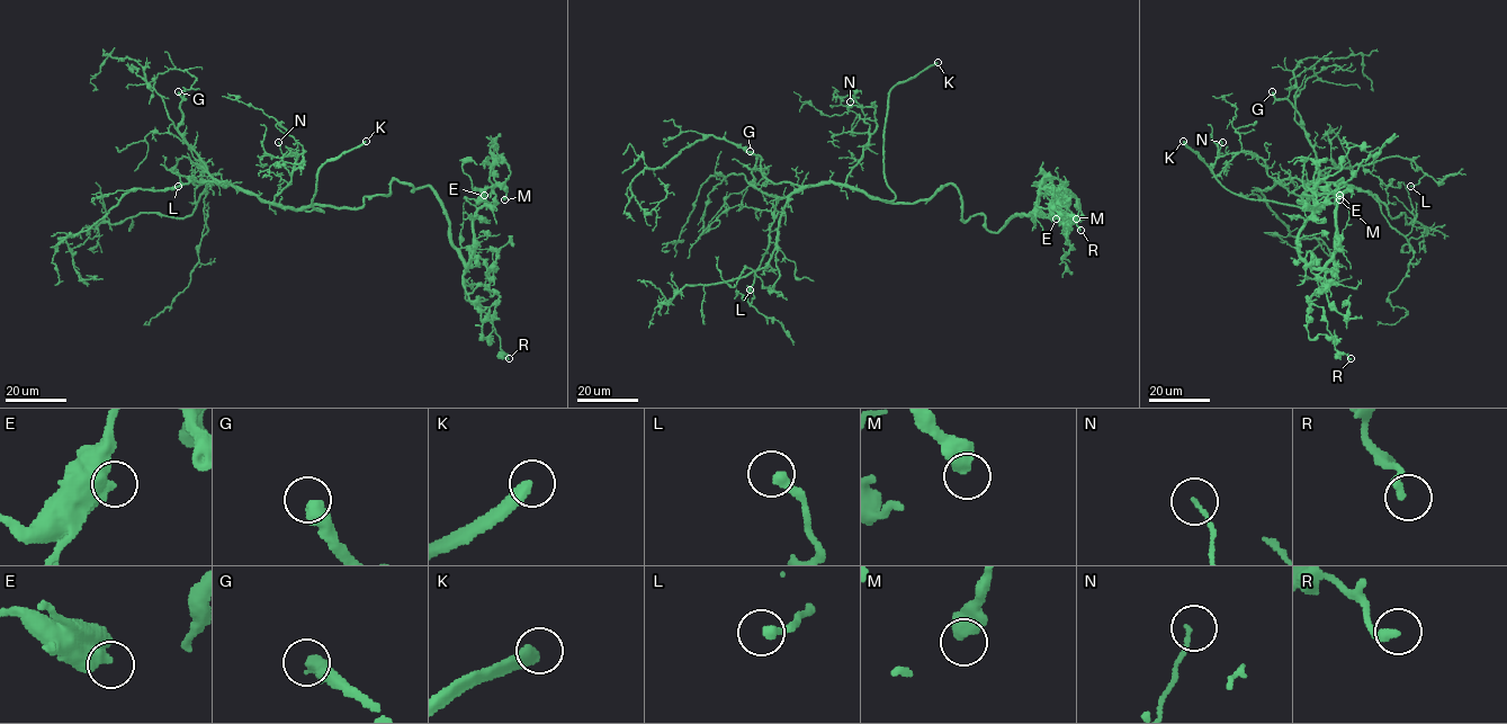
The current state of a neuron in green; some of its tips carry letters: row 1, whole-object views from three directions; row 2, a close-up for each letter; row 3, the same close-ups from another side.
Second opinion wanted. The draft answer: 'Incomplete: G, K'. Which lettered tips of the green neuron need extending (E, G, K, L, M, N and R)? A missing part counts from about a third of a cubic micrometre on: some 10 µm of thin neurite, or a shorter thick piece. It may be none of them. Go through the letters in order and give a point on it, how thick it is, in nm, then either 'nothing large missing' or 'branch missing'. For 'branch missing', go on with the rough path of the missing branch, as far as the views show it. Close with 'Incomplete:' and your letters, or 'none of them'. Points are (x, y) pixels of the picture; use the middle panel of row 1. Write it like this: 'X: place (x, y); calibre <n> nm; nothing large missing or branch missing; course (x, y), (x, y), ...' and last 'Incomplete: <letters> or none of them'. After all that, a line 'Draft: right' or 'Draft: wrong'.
E: place (1056, 219); calibre 550 nm; nothing large missing
G: place (750, 151); calibre 500 nm; branch missing
K: place (938, 62); calibre 440 nm; branch missing
L: place (750, 289); calibre 300 nm; nothing large missing
M: place (1076, 219); calibre 550 nm; nothing large missing
N: place (850, 101); calibre 110 nm; nothing large missing
R: place (1081, 230); calibre 260 nm; nothing large missing
Incomplete: G, K
Draft: right

